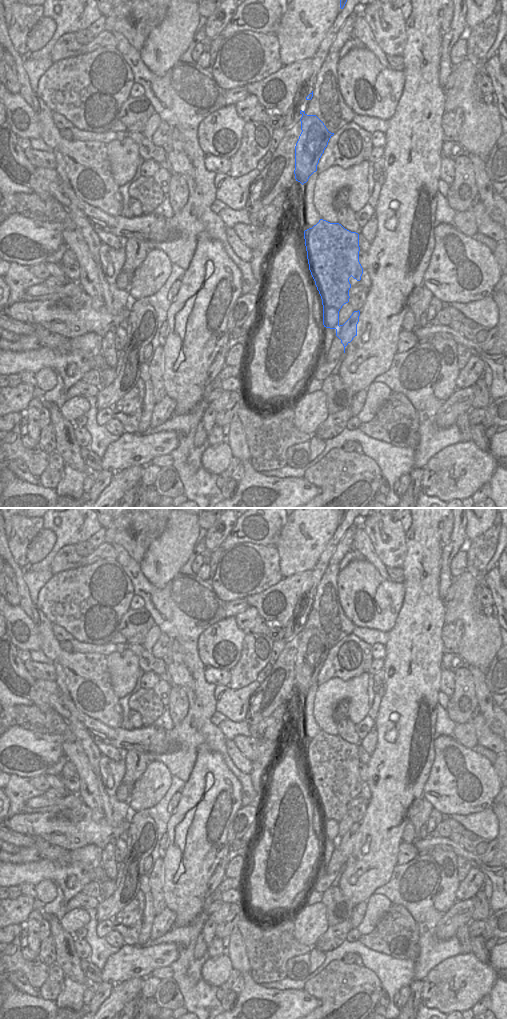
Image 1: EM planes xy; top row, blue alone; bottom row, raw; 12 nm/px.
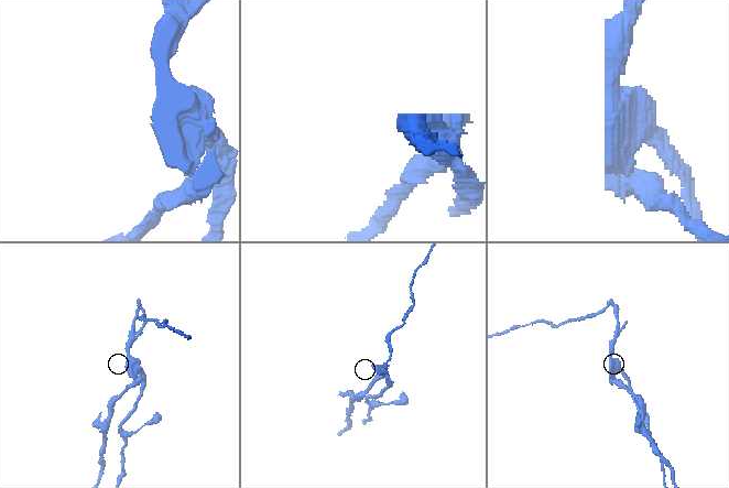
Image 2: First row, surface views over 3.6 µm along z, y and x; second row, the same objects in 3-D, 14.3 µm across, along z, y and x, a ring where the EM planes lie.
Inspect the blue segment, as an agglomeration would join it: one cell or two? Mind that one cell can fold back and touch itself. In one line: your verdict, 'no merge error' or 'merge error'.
merge error

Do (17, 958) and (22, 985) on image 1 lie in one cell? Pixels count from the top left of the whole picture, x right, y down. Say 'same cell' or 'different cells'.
different cells

